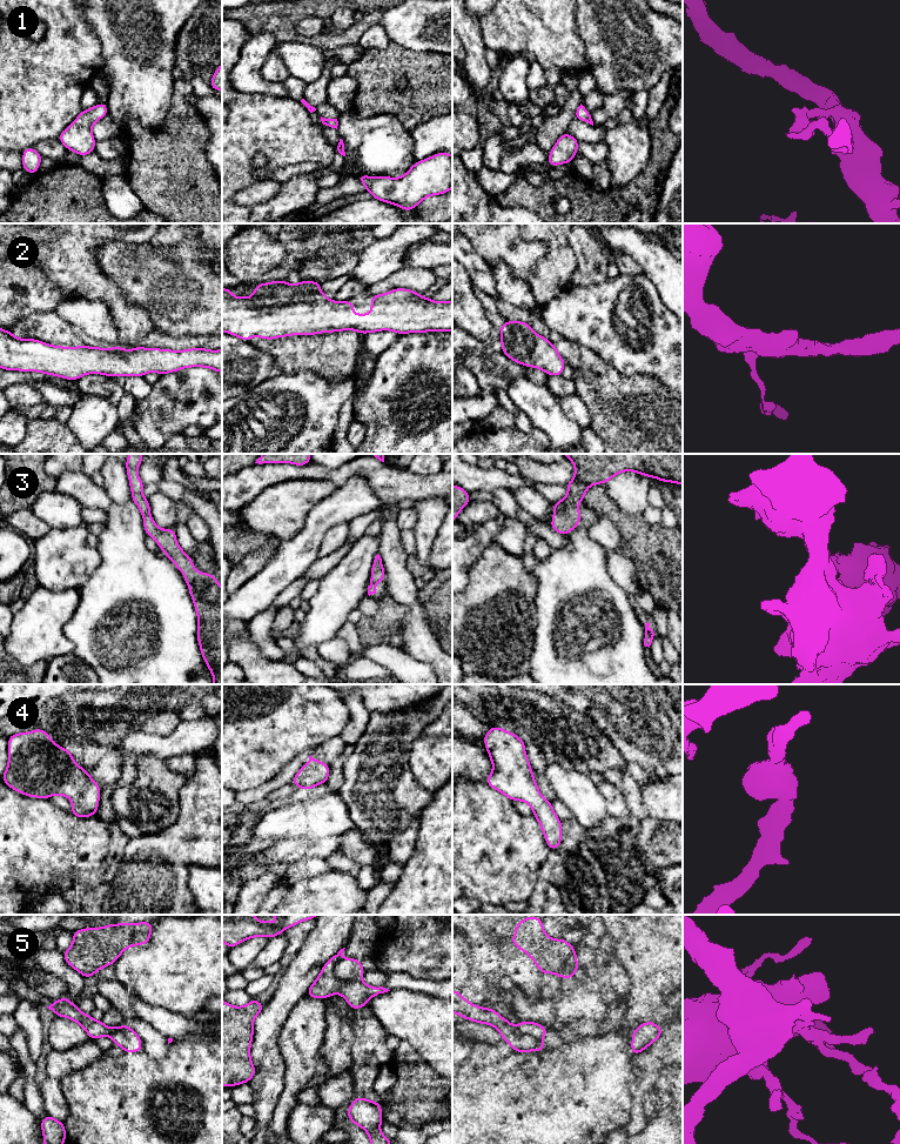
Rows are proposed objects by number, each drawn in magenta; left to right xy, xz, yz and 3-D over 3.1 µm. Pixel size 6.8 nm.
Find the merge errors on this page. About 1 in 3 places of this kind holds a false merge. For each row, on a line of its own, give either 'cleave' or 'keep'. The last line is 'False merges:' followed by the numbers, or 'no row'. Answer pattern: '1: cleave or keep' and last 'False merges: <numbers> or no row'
1: keep
2: keep
3: keep
4: keep
5: cleave
False merges: 5

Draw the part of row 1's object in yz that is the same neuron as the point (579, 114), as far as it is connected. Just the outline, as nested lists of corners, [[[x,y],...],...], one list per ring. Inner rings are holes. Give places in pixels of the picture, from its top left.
[[[580,103],[580,106],[577,108],[573,119],[578,119],[582,121],[585,121],[593,126],[593,121],[591,119],[590,112]]]

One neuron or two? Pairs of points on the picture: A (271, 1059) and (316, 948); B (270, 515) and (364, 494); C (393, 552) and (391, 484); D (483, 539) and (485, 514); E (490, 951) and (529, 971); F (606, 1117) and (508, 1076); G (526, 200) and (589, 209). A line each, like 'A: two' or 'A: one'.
A: one
B: two
C: two
D: two
E: one
F: one
G: one

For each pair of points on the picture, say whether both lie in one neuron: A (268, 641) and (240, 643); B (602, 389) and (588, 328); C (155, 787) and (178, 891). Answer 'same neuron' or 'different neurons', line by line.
A: different neurons
B: different neurons
C: different neurons

